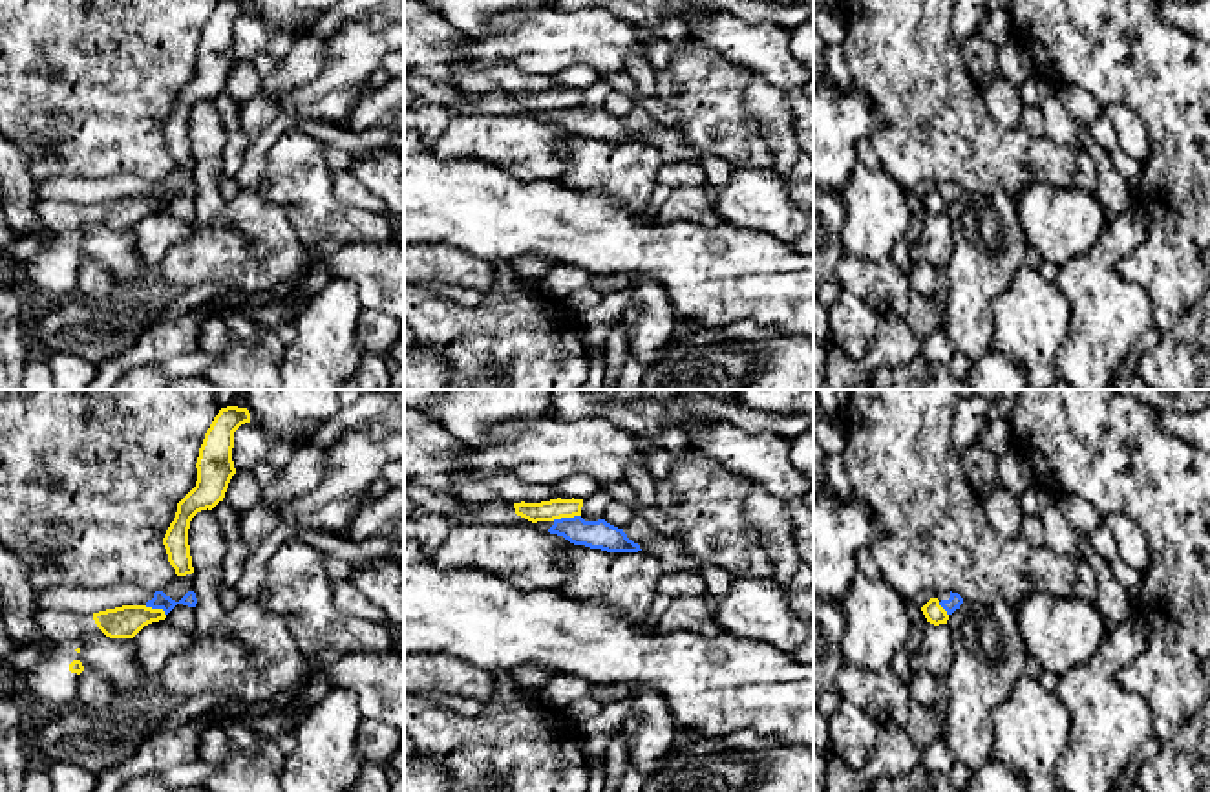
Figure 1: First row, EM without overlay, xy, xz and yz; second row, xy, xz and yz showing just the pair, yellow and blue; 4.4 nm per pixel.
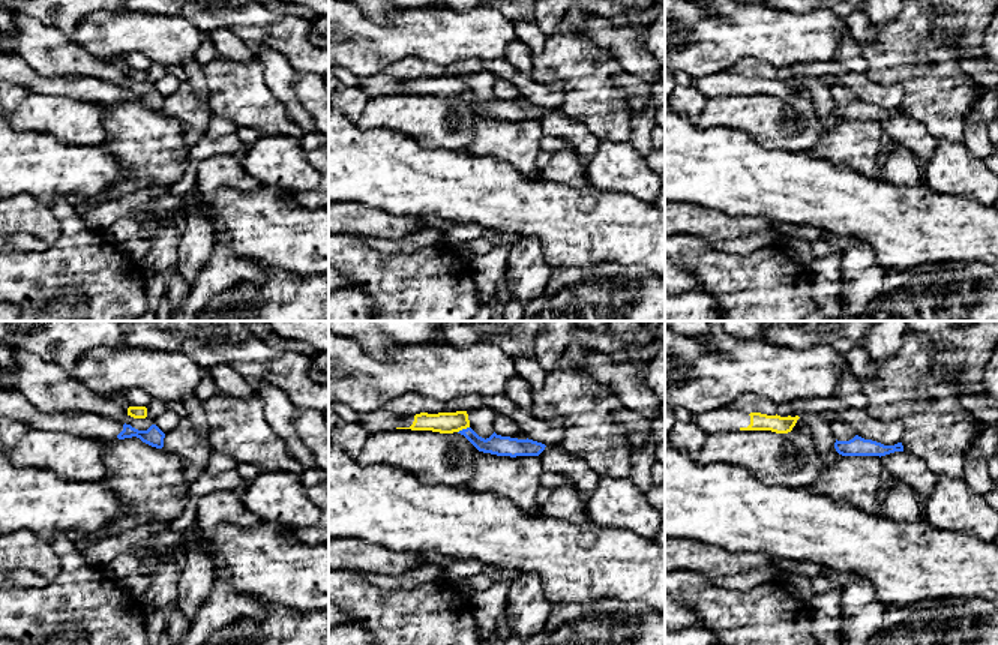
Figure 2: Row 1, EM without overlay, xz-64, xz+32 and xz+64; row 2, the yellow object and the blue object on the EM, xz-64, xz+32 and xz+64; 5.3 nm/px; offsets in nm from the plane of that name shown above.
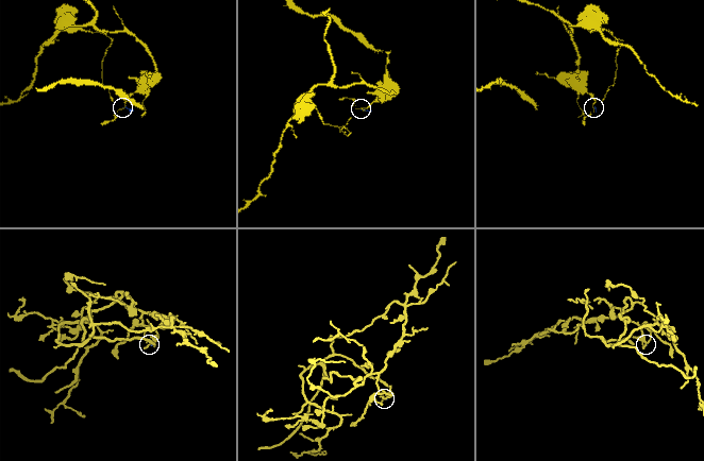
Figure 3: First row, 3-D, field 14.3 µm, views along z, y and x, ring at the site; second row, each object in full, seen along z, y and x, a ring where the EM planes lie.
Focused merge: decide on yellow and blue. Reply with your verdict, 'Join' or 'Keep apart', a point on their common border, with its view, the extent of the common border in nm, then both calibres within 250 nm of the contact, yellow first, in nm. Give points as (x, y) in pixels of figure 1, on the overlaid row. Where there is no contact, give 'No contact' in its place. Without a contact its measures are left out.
Keep apart. Touches yellow at xz (565, 516). Shared border 130 nm. Thickness 100 nm (yellow) against 130 nm

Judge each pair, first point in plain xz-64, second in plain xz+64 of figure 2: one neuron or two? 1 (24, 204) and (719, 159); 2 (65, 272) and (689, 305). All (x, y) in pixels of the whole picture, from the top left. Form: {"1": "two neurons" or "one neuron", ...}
{"1": "two neurons", "2": "two neurons"}

